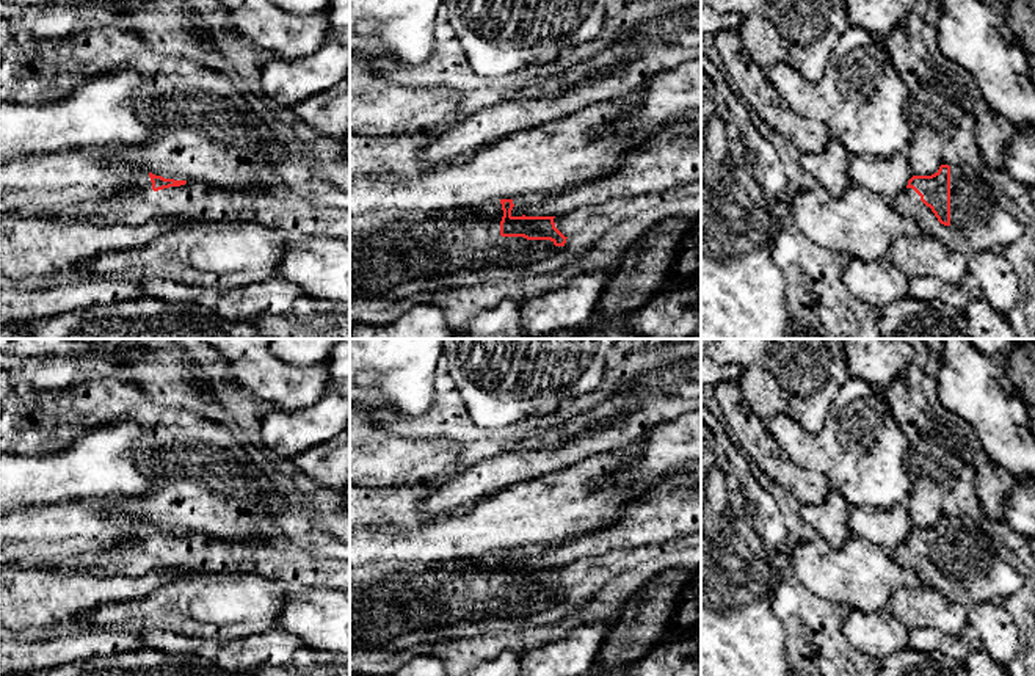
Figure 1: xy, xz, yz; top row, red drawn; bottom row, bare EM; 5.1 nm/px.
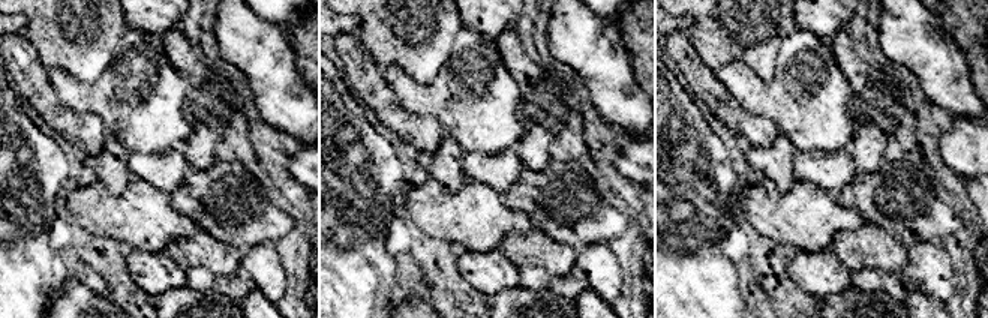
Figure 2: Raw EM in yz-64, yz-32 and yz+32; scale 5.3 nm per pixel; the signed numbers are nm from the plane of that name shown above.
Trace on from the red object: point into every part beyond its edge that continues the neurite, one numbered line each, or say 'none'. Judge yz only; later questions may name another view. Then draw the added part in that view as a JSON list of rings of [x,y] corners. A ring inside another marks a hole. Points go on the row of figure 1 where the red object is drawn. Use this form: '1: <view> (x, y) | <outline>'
1: yz (977, 223) | [[[969,165],[950,166],[950,224],[938,221],[913,188],[891,199],[903,216],[914,218],[924,234],[935,235],[946,246],[969,257],[982,251],[1002,253],[1016,242],[1024,226],[1004,210],[983,176]]]

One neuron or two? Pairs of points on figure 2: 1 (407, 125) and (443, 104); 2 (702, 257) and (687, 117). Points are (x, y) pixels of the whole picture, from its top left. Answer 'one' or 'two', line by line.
1: two
2: one

